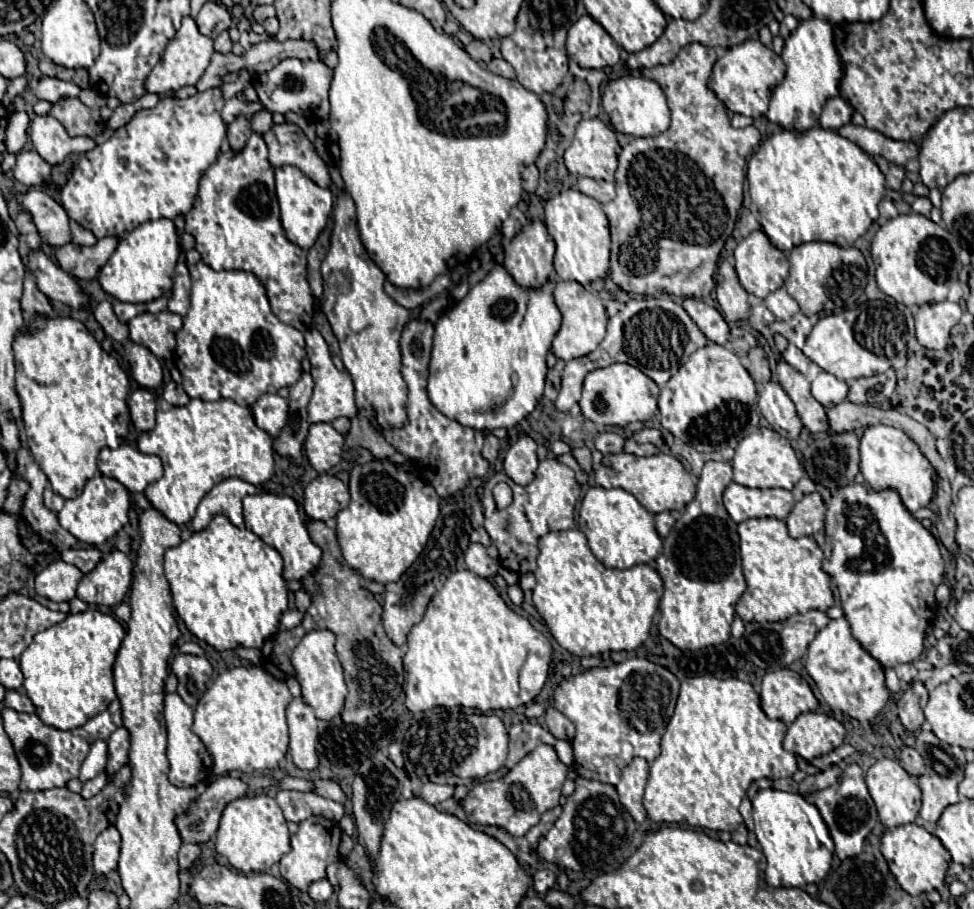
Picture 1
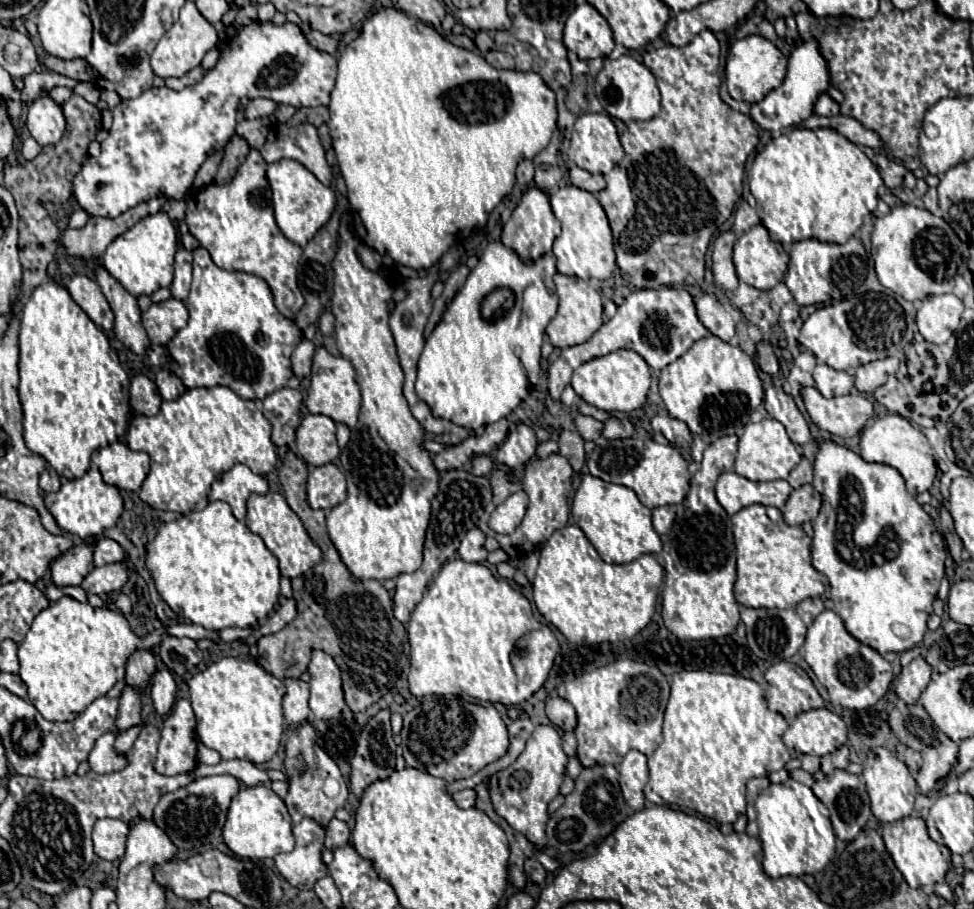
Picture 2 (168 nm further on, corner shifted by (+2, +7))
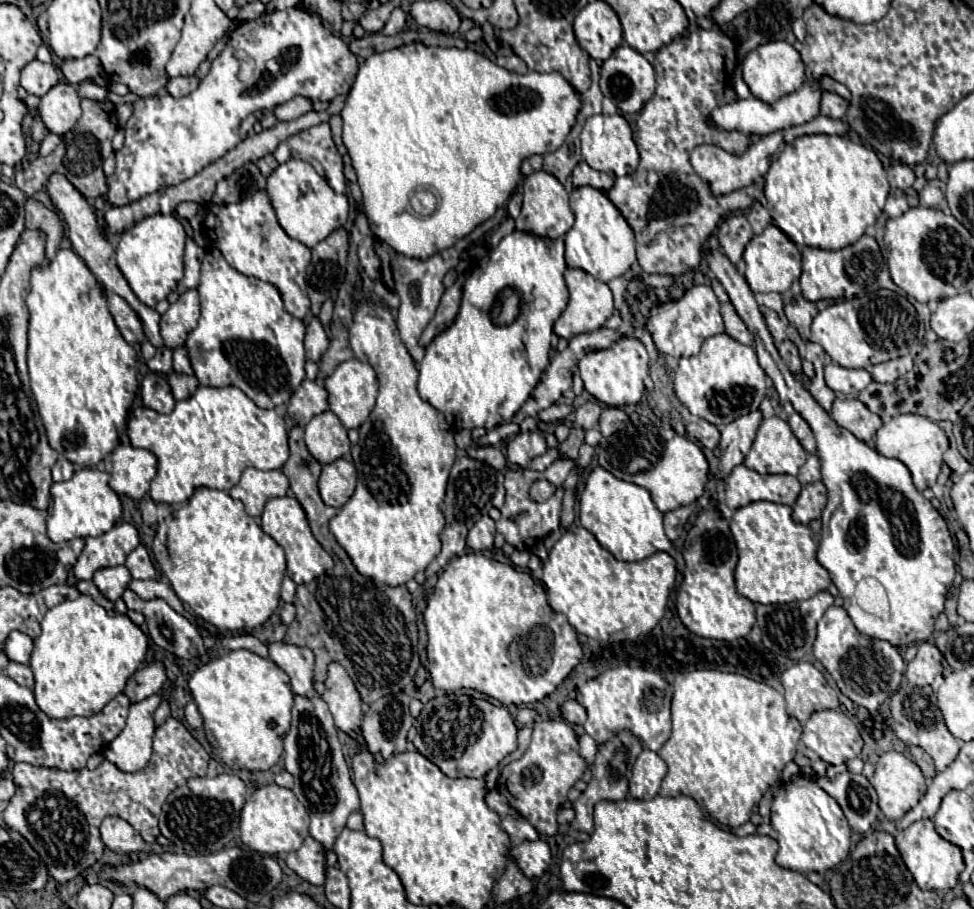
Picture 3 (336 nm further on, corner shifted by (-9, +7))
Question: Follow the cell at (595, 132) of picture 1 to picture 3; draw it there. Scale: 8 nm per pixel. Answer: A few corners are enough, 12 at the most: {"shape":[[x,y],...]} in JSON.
{"shape":[[592,115],[582,157],[616,177],[636,171],[638,149],[622,115]]}

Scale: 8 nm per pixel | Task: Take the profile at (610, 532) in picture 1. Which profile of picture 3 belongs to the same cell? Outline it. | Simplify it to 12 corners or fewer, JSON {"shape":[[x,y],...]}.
{"shape":[[602,467],[580,523],[618,561],[672,549],[644,487]]}

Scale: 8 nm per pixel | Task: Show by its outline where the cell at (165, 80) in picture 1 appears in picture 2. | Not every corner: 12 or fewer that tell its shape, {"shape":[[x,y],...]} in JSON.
{"shape":[[193,1],[151,55],[153,73],[183,77],[217,43]]}

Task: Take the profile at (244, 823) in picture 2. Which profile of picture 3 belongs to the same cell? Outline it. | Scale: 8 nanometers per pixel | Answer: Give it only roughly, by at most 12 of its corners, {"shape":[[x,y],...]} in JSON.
{"shape":[[258,787],[240,839],[266,855],[300,849],[308,813],[290,789]]}

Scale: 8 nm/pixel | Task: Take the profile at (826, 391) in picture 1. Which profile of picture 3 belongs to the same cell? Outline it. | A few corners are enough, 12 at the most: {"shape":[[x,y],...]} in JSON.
{"shape":[[826,365],[832,391],[860,393],[872,381],[866,369]]}

